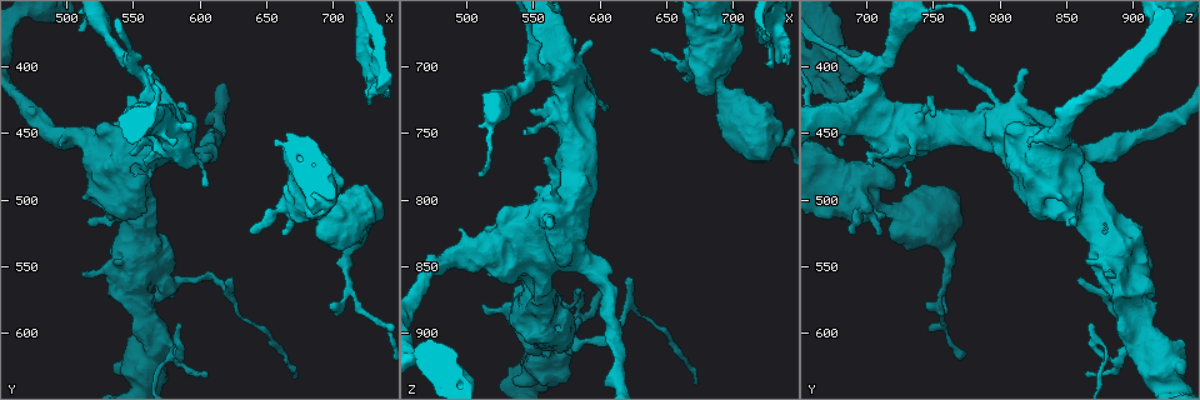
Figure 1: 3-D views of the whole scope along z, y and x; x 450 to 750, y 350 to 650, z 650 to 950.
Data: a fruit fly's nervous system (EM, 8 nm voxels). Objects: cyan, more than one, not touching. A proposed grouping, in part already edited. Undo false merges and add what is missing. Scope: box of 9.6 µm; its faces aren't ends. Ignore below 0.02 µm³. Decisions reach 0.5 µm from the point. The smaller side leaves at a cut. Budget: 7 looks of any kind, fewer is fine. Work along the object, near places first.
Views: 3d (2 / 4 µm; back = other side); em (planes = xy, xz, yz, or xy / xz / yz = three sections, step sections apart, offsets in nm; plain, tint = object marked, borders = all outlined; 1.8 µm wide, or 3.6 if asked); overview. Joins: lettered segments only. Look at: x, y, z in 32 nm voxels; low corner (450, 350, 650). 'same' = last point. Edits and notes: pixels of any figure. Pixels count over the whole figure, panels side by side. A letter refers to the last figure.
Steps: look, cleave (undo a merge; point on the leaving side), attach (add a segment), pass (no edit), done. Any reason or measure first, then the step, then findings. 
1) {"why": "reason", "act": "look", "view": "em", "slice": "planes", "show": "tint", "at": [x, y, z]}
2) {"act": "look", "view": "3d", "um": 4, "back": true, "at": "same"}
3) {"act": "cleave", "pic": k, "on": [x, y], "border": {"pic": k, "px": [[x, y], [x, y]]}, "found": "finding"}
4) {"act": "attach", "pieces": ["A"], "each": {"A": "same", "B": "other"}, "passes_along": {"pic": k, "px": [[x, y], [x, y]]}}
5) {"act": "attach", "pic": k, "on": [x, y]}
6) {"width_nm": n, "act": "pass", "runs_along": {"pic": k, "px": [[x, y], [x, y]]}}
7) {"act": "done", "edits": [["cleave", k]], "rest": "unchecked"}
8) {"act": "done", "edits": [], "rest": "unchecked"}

{"why": "free end", "act": "look", "view": "em", "slice": "planes", "show": "borders", "at": [726, 426, 688]}

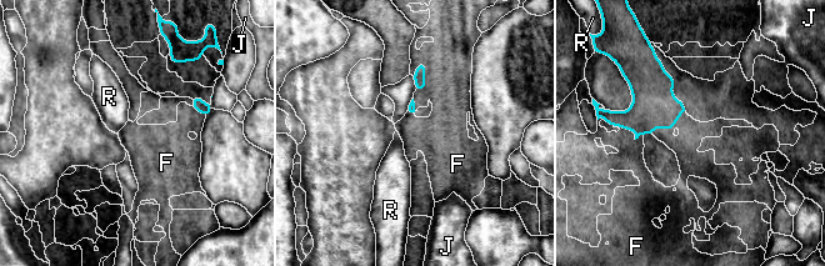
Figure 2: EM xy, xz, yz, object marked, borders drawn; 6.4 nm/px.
{"longest_contact_nm": ["F", 200], "act": "attach", "pieces": ["F"], "each": {"F": "same", "J": "other", "R": "other"}, "found": "it goes on there"}

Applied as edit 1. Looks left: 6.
{"why": "branch stops here", "act": "look", "view": "em", "slice": "xy", "step": 8, "show": "tint", "at": [726, 370, 680]}

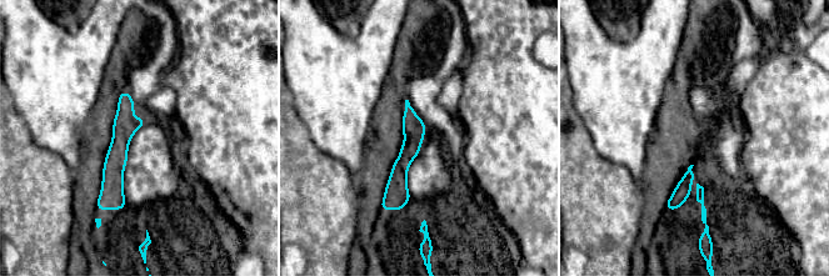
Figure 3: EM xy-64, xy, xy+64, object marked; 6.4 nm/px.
{"act": "look", "view": "em", "slice": "planes", "show": "borders", "at": "same"}

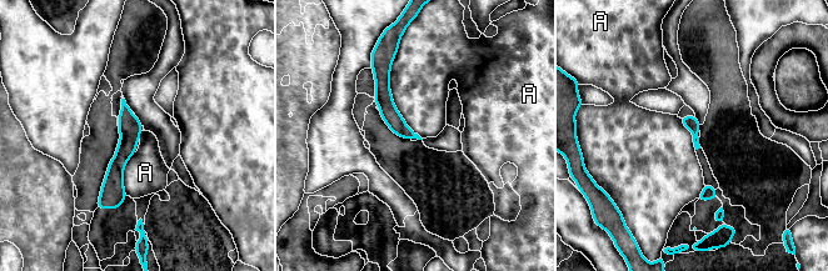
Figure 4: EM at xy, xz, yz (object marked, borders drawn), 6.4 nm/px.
{"act": "pass", "each": {"A": "other"}, "runs_along": {"pic": 4, "px": [[124, 106], [126, 149], [106, 205]]}, "found": "none of them fits"}

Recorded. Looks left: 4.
{"why": "side arm on a straight run", "act": "look", "view": "em", "um": 3.6, "slice": "xy", "step": 16, "show": "tint", "at": [566, 616, 910]}

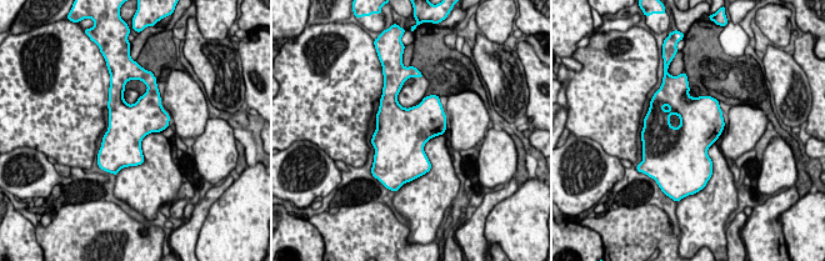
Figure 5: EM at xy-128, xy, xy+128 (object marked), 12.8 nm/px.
{"why": "what lies round it", "act": "look", "view": "em", "um": 3.6, "slice": "xy", "step": 16, "show": "borders", "at": "same"}

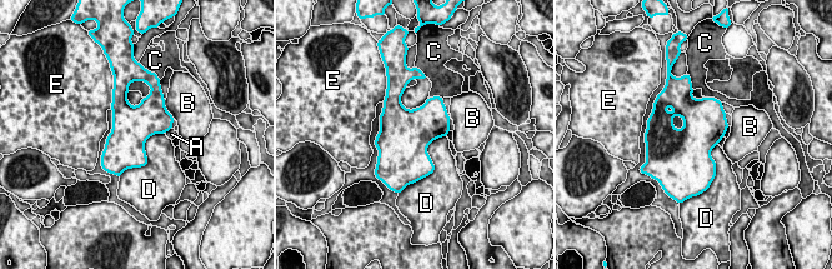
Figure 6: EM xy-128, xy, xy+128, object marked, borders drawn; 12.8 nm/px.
{"act": "pass", "each": {"A": "other", "B": "other", "C": "other", "D": "other", "E": "other"}, "border": {"pic": 6, "px": [[164, 131], [121, 173]]}, "found": "all the same neuron"}

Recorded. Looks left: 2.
{"act": "done", "edits": [["attach", 2]], "rest": "unchecked"}

